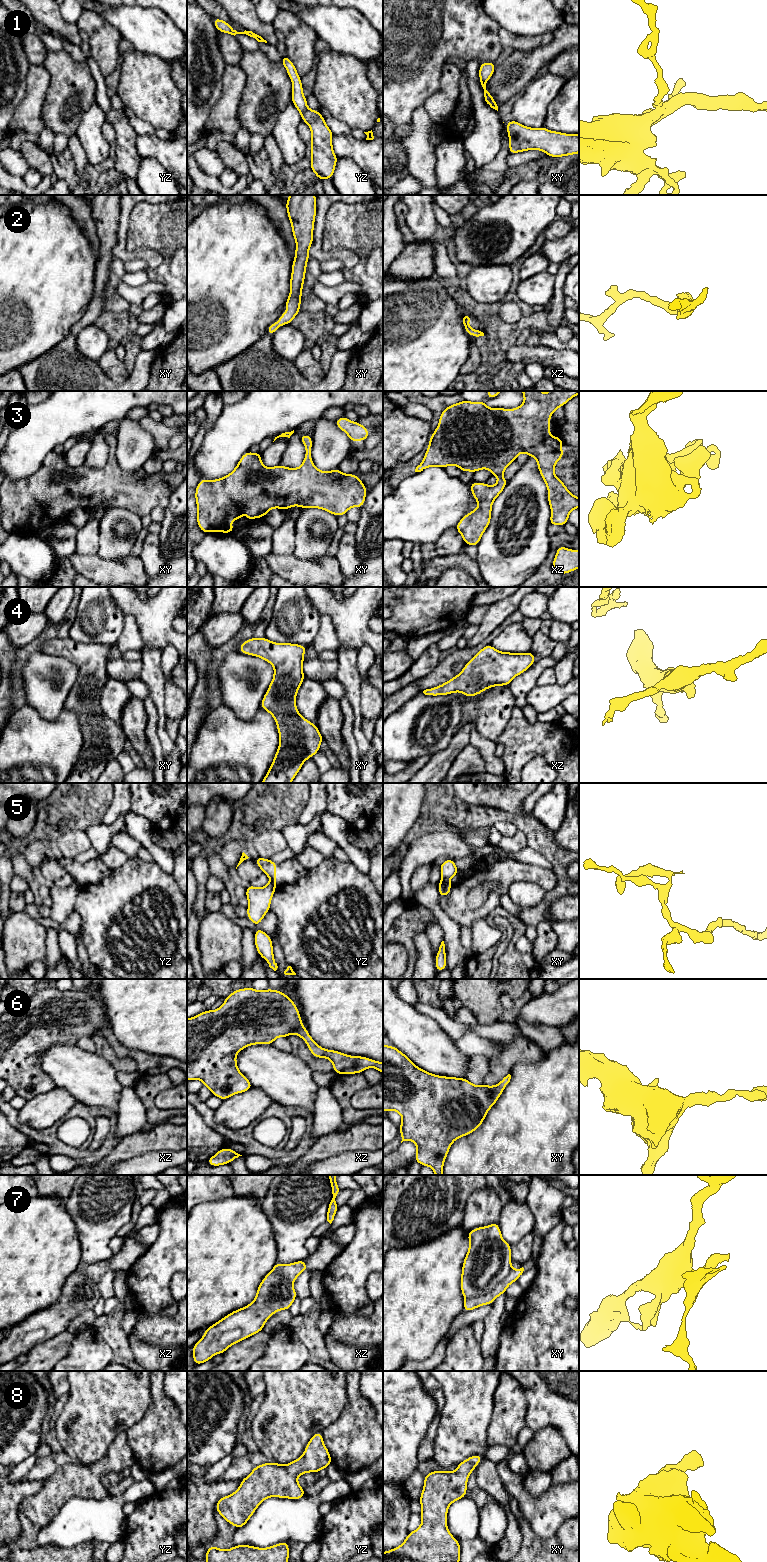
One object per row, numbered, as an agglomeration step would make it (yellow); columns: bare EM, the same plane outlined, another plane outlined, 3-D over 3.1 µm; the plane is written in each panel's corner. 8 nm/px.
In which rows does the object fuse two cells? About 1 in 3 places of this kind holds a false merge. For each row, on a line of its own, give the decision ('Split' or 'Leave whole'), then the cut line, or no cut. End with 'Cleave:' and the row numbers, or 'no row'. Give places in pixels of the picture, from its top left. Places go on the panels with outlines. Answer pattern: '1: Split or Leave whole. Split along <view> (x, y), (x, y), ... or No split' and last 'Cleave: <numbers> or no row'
1: Leave whole. No split
2: Leave whole. No split
3: Leave whole. No split
4: Leave whole. No split
5: Split. Split along xy (441, 880), (448, 882)
6: Leave whole. No split
7: Leave whole. No split
8: Leave whole. No split
Cleave: 5

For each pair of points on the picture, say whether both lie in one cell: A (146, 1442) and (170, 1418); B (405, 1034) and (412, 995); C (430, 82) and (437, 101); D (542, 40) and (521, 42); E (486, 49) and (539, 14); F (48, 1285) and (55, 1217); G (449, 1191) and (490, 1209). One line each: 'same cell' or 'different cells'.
A: same cell
B: different cells
C: different cells
D: same cell
E: different cells
F: same cell
G: different cells

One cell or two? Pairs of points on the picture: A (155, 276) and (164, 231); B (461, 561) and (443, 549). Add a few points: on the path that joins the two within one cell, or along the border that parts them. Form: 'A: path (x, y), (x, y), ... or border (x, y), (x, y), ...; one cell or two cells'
A: path (166, 265), (168, 263), (168, 242); one cell
B: border (463, 551), (457, 554), (437, 555); two cells

